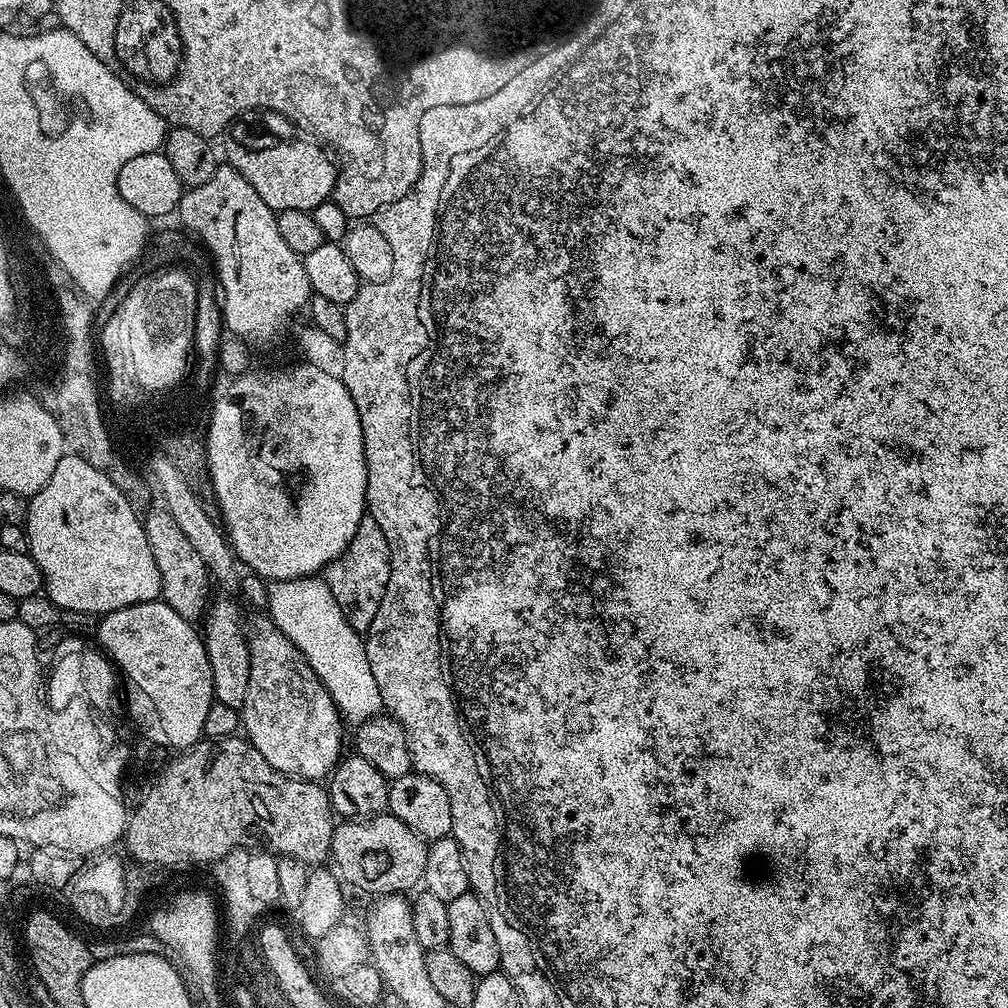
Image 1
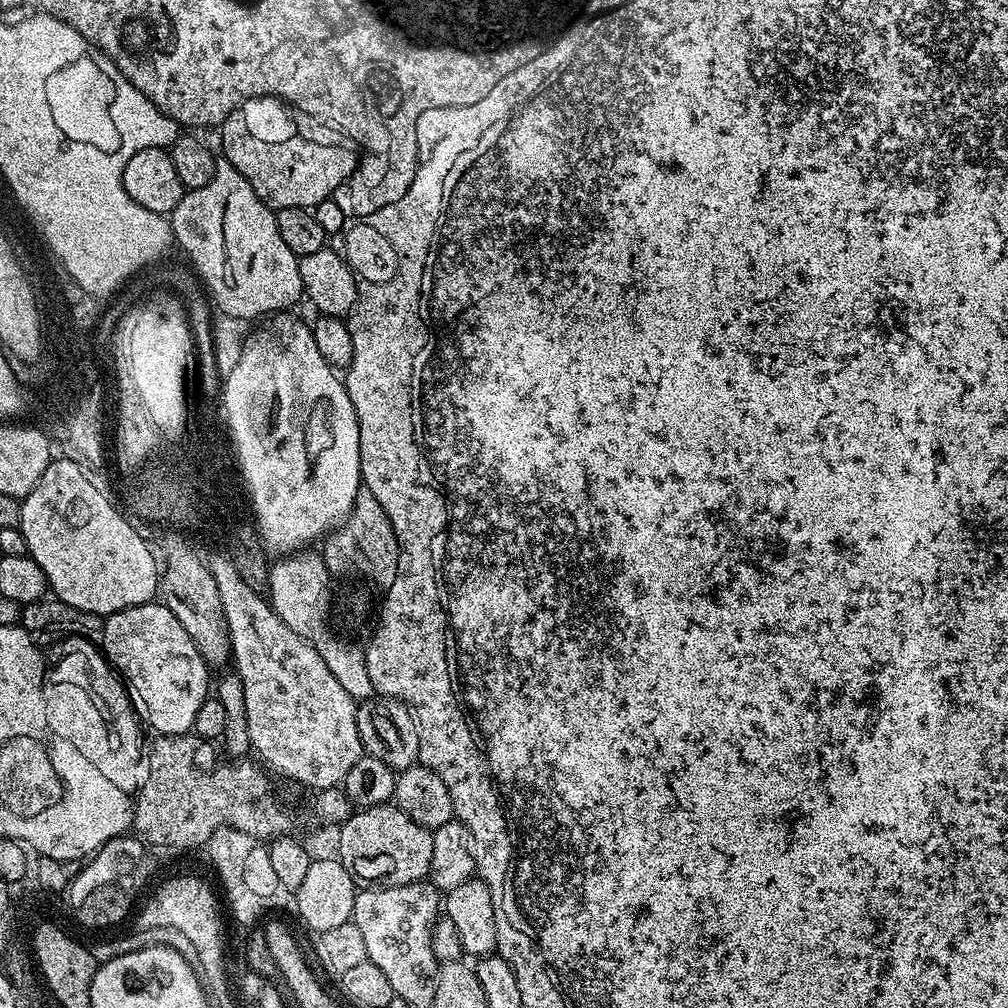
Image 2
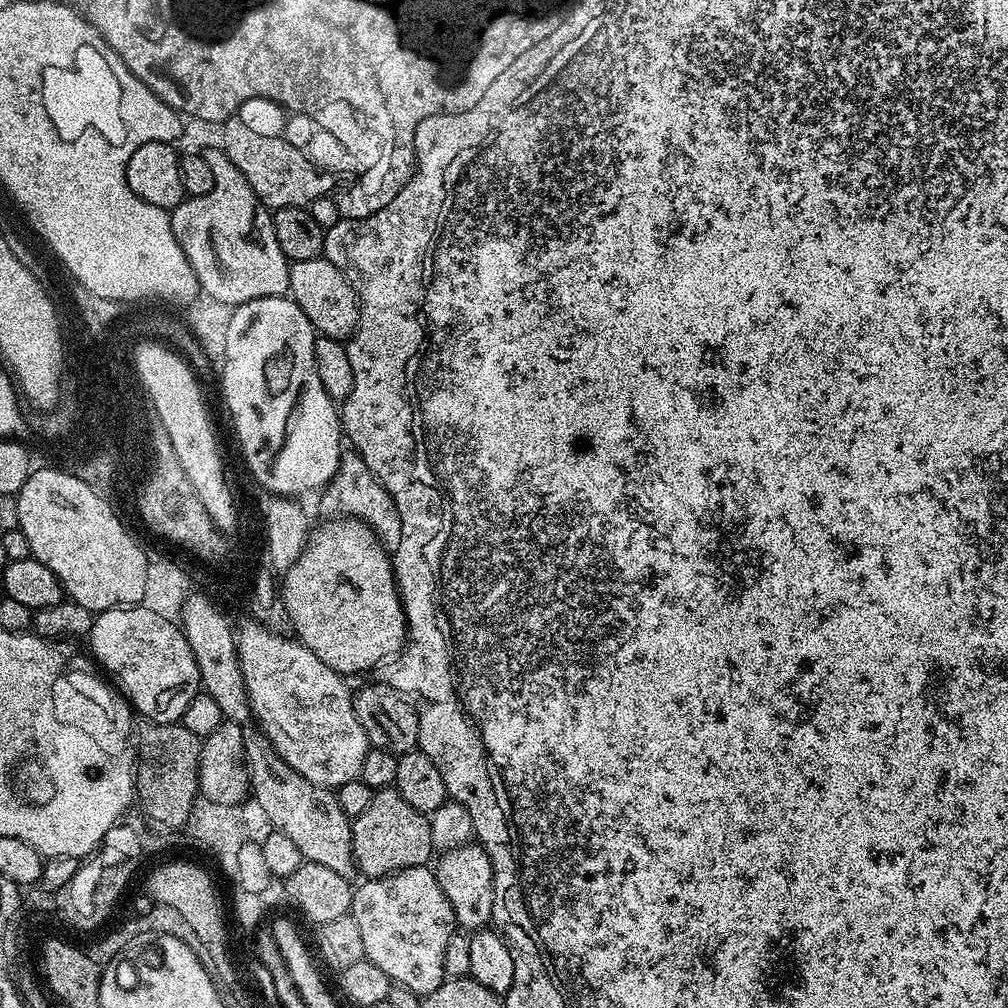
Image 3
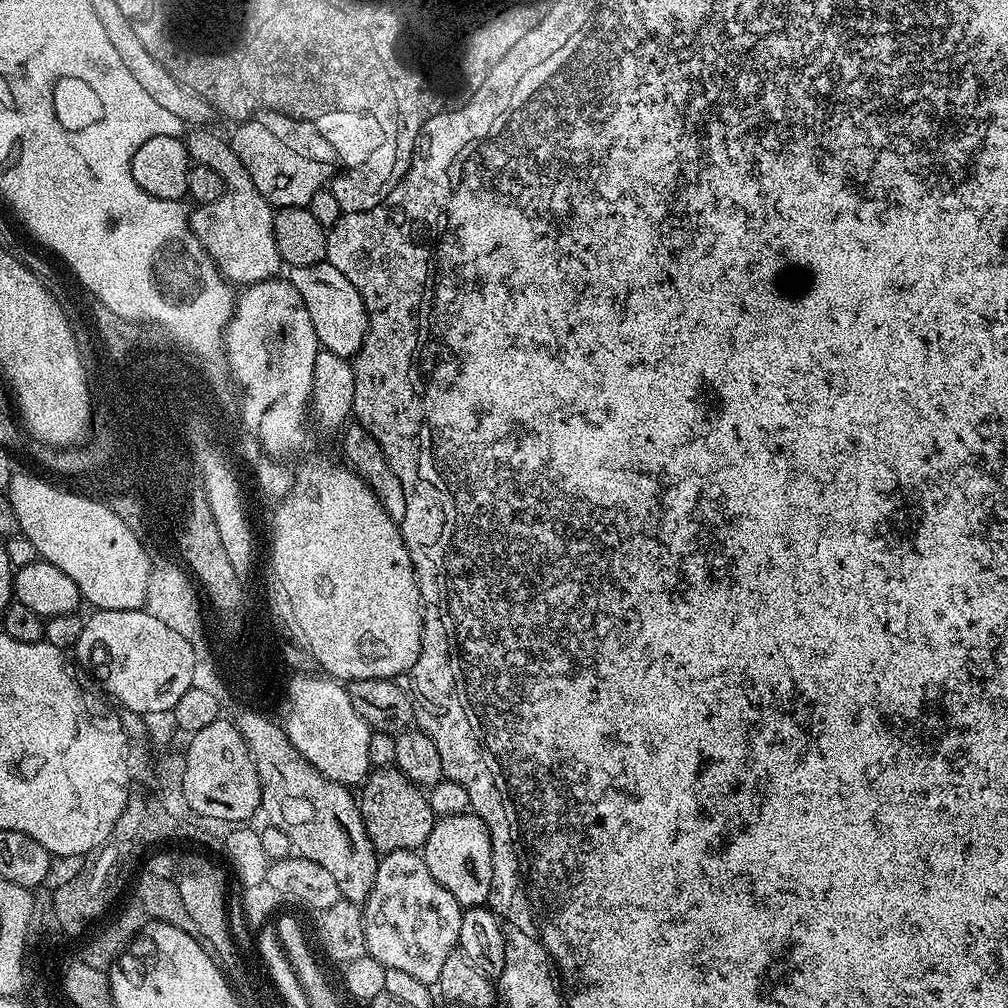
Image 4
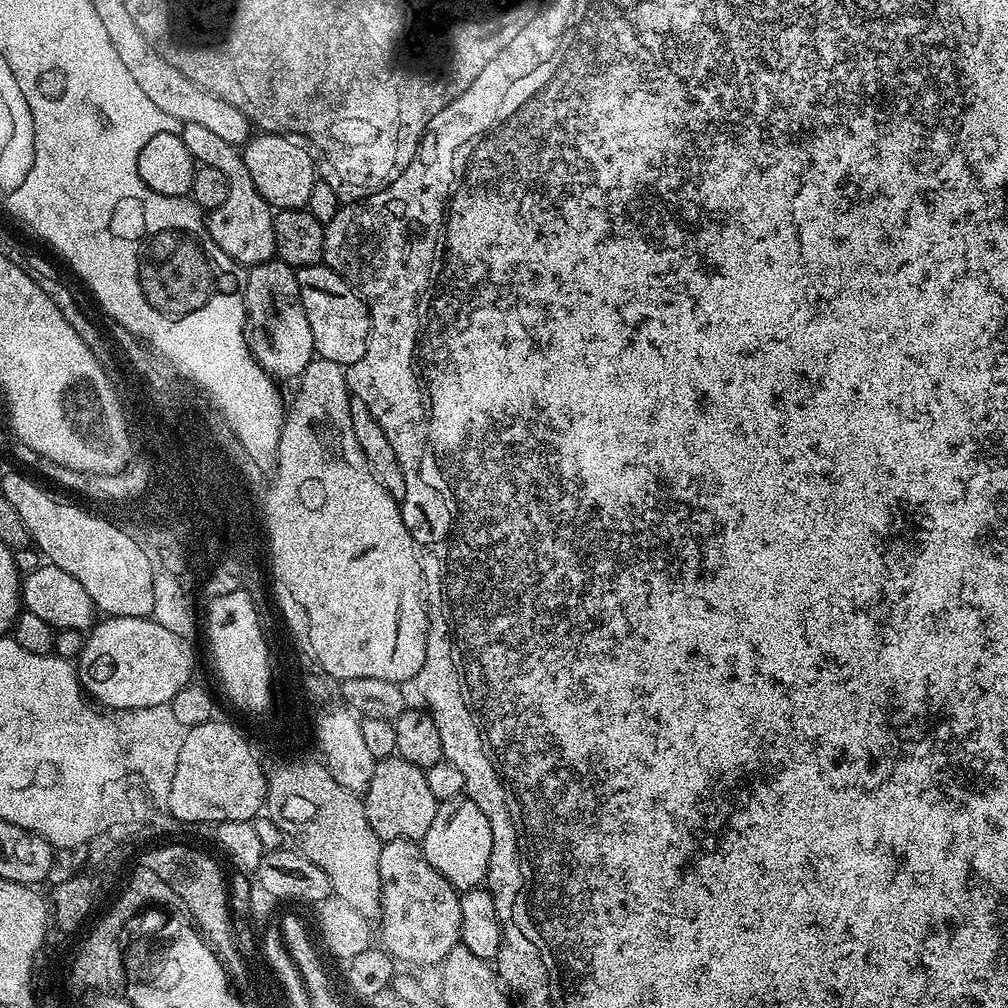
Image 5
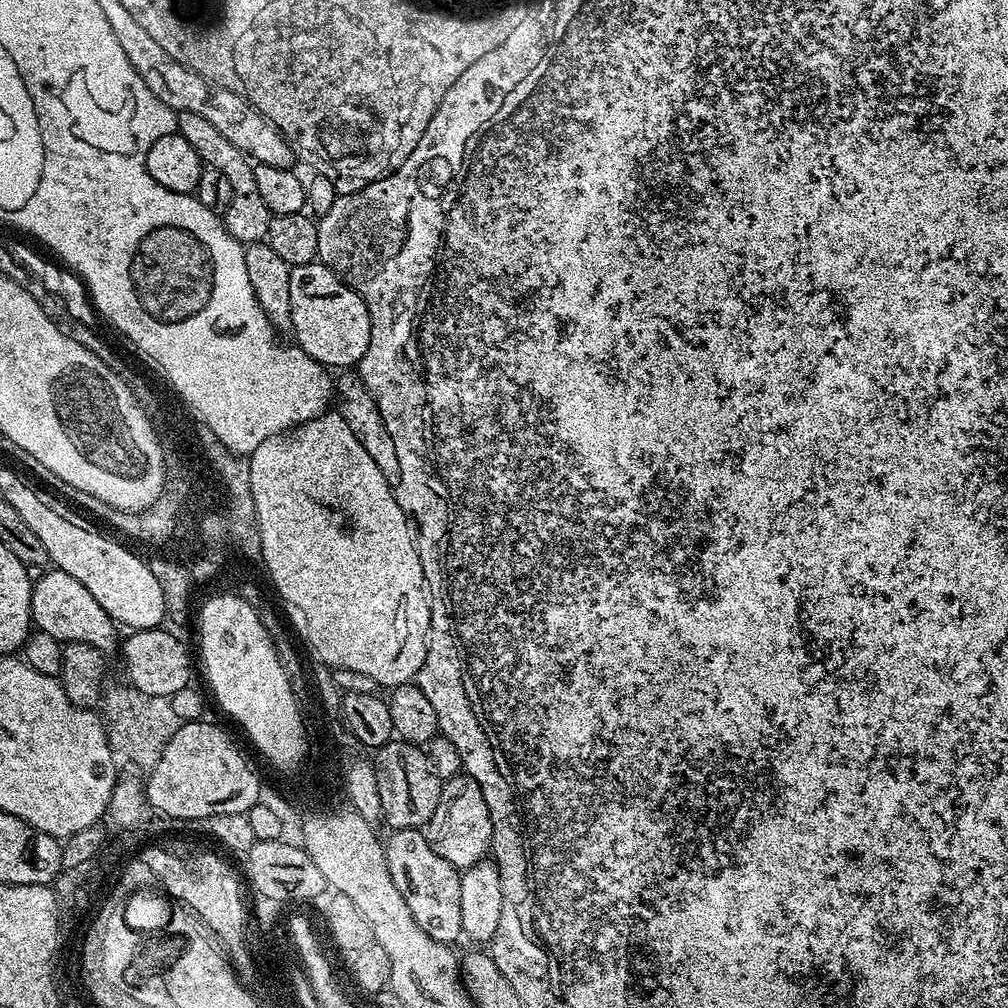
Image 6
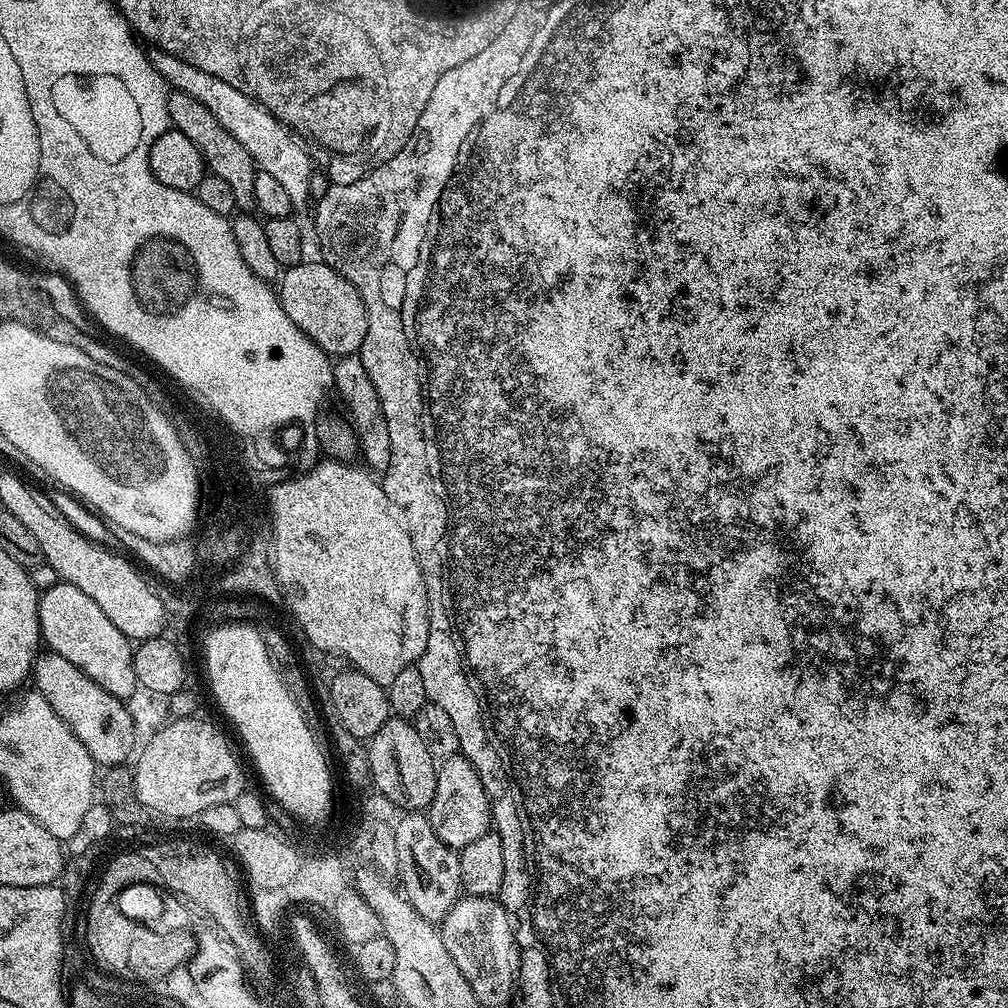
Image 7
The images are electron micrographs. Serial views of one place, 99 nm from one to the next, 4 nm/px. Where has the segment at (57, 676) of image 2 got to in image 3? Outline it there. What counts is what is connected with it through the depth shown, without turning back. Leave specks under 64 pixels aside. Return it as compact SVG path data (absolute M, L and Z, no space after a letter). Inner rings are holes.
M72 668L61 671L59 678L54 682L52 701L60 711L60 721L66 726L74 726L82 730L89 738L94 738L102 750L119 754L128 744L128 739L133 739L132 716L134 710L125 700L123 695L103 675L95 676L84 668Z

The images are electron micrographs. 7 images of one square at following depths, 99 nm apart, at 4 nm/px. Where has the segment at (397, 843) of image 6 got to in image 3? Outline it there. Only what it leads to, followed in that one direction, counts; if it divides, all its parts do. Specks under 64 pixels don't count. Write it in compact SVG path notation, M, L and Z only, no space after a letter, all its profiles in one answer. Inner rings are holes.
M431 867L407 868L401 872L391 872L388 876L373 876L365 879L364 884L356 884L352 894L351 916L358 922L358 931L362 934L362 946L365 957L382 970L393 984L401 984L415 996L429 996L445 980L444 959L446 946L458 925L454 910L438 886L438 878Z

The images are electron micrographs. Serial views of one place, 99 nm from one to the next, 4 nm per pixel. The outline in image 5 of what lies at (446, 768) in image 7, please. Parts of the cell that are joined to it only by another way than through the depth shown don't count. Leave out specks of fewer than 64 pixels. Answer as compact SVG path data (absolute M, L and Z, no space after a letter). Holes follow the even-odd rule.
M468 795L437 803L434 822L430 822L430 830L426 830L422 847L426 862L430 862L430 866L434 866L457 892L463 894L485 883L492 849L490 822L486 822L486 814L482 814Z

